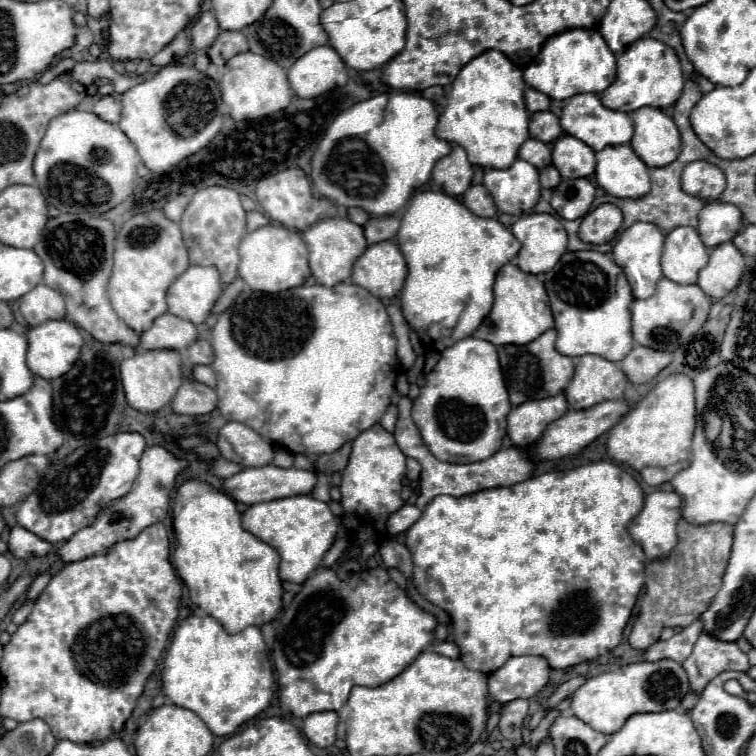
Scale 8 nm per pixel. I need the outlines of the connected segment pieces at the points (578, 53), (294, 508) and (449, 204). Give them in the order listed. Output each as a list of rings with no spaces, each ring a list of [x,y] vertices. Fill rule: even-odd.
[[[575,28],[549,38],[531,66],[525,68],[523,78],[527,86],[543,92],[549,98],[565,100],[575,94],[603,92],[615,78],[615,54],[609,50],[599,30]]]
[[[289,496],[271,502],[253,504],[241,516],[243,528],[255,538],[273,546],[281,556],[279,576],[287,582],[305,582],[309,574],[319,566],[325,552],[335,544],[337,538],[337,518],[325,502],[315,500],[313,496]]]
[[[423,186],[421,191],[427,192],[414,192],[405,206],[397,214],[393,214],[401,220],[397,244],[409,268],[407,282],[401,290],[401,310],[409,328],[425,336],[429,344],[441,352],[453,342],[473,336],[477,326],[481,326],[485,314],[489,314],[489,306],[493,306],[493,278],[501,266],[517,256],[521,244],[499,220],[475,216],[459,200],[445,192],[423,190]]]

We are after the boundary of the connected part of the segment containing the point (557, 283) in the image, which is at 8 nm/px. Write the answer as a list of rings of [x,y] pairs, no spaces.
[[[597,250],[565,252],[557,266],[545,274],[545,290],[555,316],[555,348],[559,354],[597,354],[611,362],[619,362],[629,354],[633,348],[629,312],[633,294],[623,270],[607,254]]]

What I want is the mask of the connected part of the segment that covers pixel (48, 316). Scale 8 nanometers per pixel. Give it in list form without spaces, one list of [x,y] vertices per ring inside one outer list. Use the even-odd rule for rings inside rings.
[[[39,284],[29,294],[25,294],[19,300],[19,310],[29,326],[37,326],[45,320],[63,320],[65,318],[63,296],[45,284]]]

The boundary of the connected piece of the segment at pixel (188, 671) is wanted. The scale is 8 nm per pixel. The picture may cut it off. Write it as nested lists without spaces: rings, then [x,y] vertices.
[[[191,614],[175,628],[163,660],[161,680],[163,680],[163,692],[167,700],[175,706],[193,710],[215,736],[233,734],[243,722],[255,718],[261,710],[265,710],[271,702],[273,682],[275,682],[273,668],[265,654],[263,634],[257,626],[249,626],[239,634],[229,634],[215,618],[197,616],[197,614]]]

